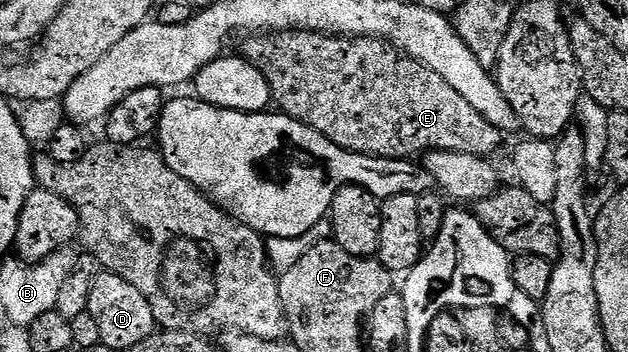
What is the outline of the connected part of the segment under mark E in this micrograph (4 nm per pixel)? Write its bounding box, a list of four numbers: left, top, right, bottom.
[244,31,503,159]

